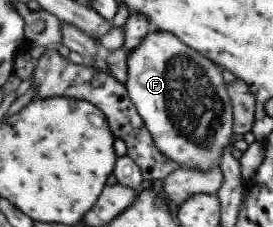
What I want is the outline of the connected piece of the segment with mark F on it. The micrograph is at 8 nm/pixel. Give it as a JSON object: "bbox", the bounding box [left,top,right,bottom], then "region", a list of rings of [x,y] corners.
{"bbox":[125,30,235,172],"region":[[[148,30],[125,60],[128,98],[140,115],[154,146],[186,170],[208,172],[235,138],[232,105],[220,70],[170,32]]]}

